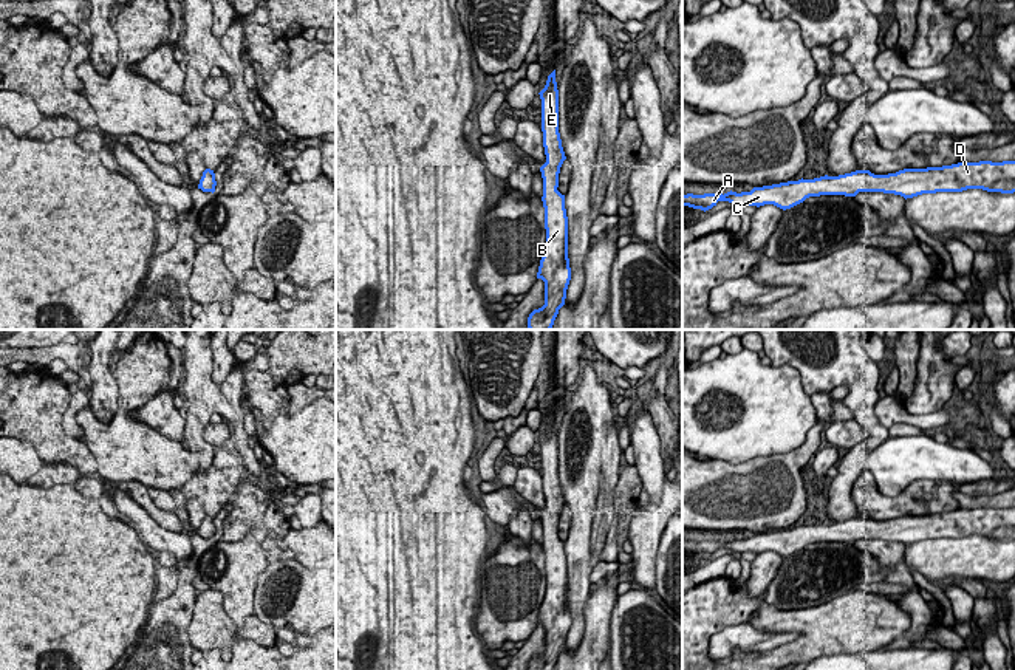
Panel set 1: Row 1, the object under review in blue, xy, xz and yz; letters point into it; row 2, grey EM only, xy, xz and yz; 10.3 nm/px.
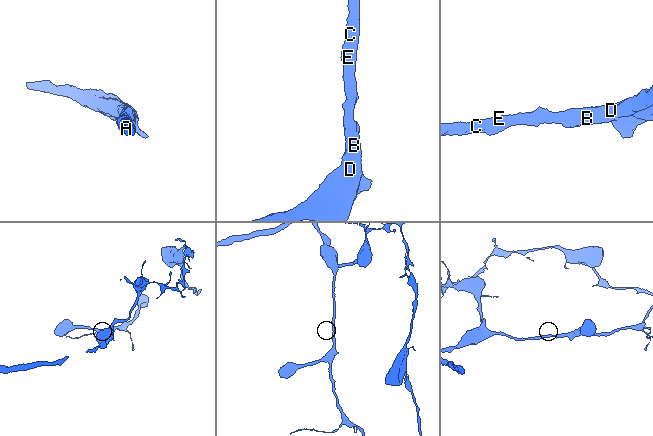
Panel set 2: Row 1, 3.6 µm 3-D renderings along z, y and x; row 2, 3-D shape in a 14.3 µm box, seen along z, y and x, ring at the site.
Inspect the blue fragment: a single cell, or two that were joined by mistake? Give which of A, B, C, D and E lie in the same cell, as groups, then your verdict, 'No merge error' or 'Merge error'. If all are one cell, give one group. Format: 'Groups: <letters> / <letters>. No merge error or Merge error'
Groups: A B C D E. No merge error

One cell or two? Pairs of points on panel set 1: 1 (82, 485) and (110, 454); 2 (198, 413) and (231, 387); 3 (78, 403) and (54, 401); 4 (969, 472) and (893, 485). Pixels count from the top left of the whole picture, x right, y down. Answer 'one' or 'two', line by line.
1: two
2: two
3: two
4: one

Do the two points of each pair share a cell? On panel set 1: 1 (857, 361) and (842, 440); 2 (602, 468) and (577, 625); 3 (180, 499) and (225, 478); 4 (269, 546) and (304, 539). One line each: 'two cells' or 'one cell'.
1: two cells
2: one cell
3: one cell
4: two cells

